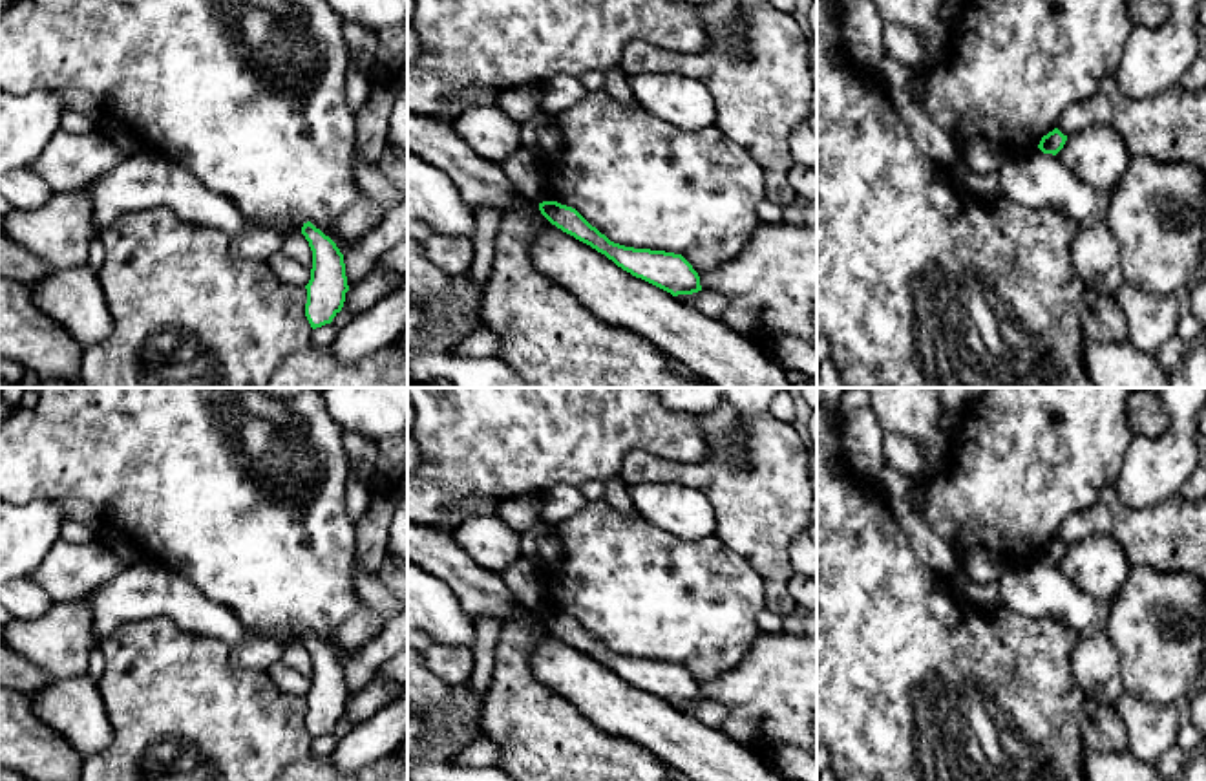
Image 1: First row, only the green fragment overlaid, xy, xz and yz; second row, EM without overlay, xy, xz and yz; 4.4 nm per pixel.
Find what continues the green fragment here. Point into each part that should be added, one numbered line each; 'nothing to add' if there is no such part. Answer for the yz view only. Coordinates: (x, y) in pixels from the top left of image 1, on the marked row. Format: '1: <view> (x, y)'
nothing to add

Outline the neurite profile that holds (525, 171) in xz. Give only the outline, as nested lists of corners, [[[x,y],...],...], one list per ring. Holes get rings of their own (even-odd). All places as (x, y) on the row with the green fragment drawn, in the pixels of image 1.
[[[521,146],[501,168],[523,198],[537,205],[546,201],[545,163],[528,148]]]

